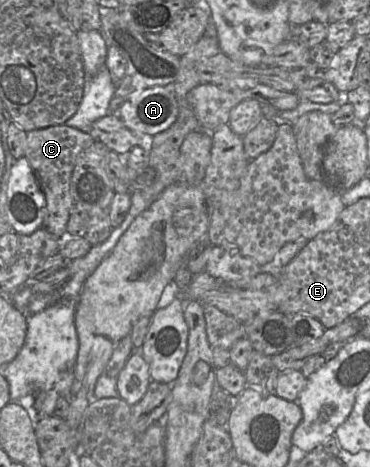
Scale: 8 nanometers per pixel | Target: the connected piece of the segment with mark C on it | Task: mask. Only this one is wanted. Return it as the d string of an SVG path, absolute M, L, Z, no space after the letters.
M59 124L26 132L25 157L45 195L46 216L43 229L56 237L65 237L73 207L71 176L78 155L95 141L87 132L67 124Z

